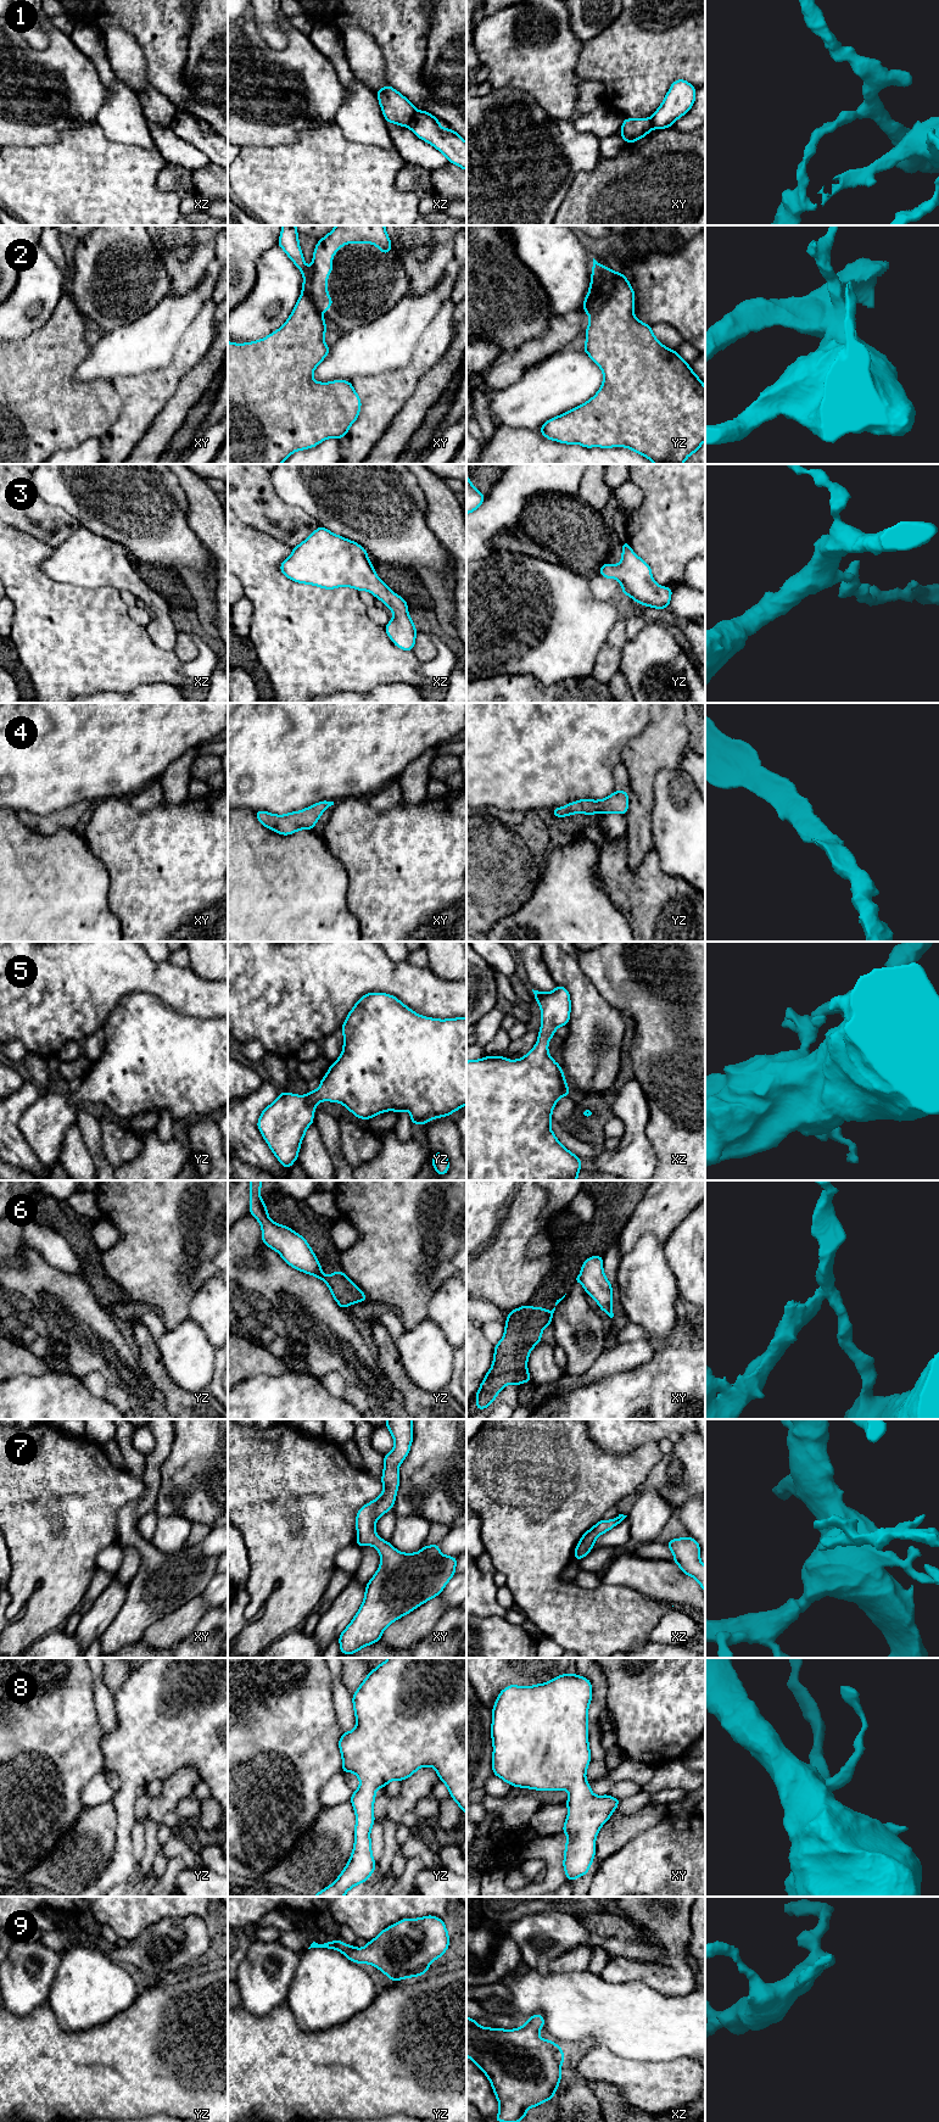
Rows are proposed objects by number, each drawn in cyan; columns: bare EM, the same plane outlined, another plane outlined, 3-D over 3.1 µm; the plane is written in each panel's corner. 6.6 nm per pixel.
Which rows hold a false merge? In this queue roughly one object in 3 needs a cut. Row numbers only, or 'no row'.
1, 2, 6

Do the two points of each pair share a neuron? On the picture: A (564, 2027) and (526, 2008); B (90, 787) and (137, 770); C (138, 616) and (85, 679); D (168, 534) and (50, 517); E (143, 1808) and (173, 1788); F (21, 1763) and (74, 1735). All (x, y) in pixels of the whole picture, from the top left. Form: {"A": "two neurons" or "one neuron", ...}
{"A": "one neuron", "B": "one neuron", "C": "two neurons", "D": "two neurons", "E": "one neuron", "F": "one neuron"}

